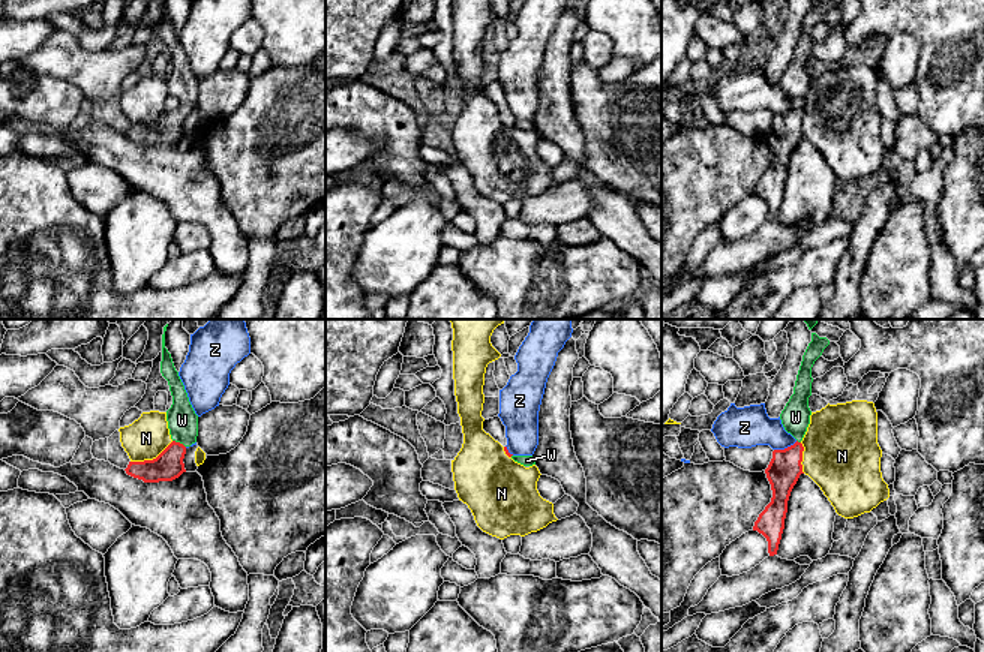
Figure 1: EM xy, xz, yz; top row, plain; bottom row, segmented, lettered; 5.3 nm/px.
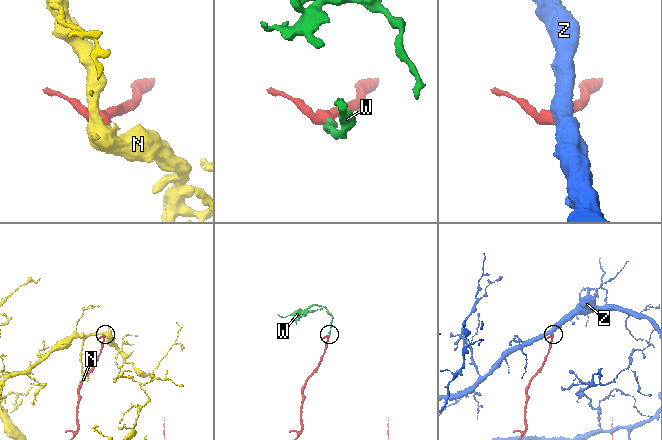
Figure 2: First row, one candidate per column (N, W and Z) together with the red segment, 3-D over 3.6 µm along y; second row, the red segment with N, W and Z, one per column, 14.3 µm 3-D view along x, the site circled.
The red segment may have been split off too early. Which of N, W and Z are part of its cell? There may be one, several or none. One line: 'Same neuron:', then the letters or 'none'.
Same neuron: W

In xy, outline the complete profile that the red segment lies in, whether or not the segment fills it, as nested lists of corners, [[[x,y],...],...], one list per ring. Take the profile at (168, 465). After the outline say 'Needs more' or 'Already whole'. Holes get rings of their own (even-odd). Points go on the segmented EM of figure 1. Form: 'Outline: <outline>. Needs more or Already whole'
Outline: [[[168,324],[164,327],[164,334],[162,334],[162,361],[160,361],[160,373],[162,376],[168,381],[170,391],[172,396],[172,405],[166,411],[166,421],[168,421],[168,429],[172,442],[153,460],[144,460],[144,462],[129,462],[128,468],[124,469],[128,475],[142,480],[144,483],[159,483],[159,481],[172,481],[178,478],[184,469],[184,454],[186,448],[190,447],[192,444],[196,442],[198,436],[198,415],[195,414],[188,393],[184,390],[184,385],[178,376],[178,372],[174,367],[171,354],[165,348],[165,331],[166,331]]]. Needs more

